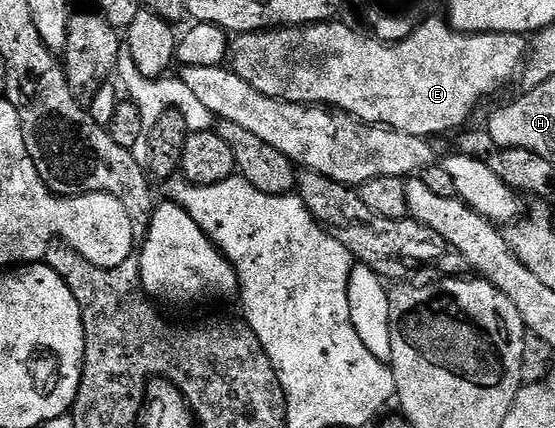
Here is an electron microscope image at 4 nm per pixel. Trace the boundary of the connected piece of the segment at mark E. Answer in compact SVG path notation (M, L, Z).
M338 20L239 34L232 42L232 69L236 76L264 96L300 105L333 108L361 122L429 139L433 130L442 134L445 130L457 131L465 127L474 109L485 98L492 97L513 78L515 81L519 77L528 53L528 42L523 35L464 34L455 30L449 21L434 21L438 20L423 21L418 24L422 26L415 28L414 34L391 46L374 38L365 38L341 26Z

